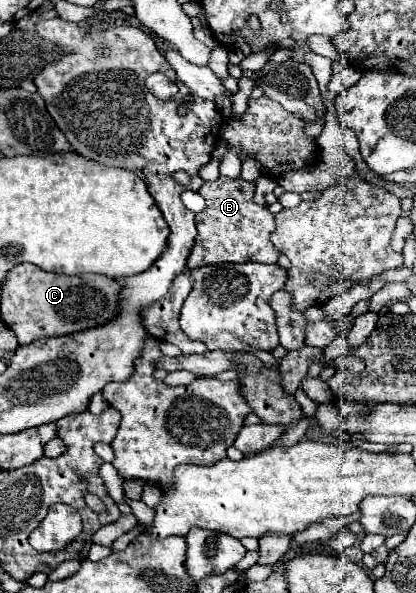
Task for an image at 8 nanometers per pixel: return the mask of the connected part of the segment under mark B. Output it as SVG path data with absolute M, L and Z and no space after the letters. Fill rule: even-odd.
M221 176L215 182L205 182L197 192L205 198L207 206L203 212L195 214L195 224L199 234L187 258L189 270L207 264L223 264L223 262L277 264L279 252L269 242L269 234L271 230L275 230L275 218L265 206L253 202L253 182Z

